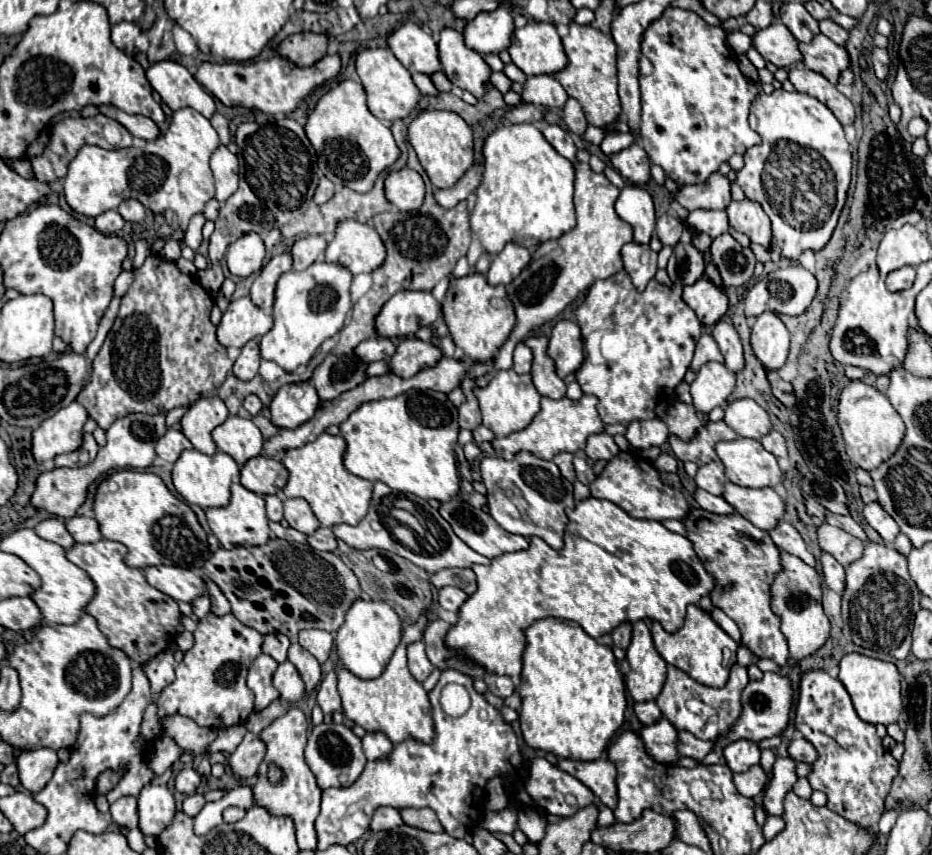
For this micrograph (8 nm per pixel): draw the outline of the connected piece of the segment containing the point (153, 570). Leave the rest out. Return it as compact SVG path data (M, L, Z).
M158 565L158 567L144 567L142 573L152 587L166 593L174 601L190 603L204 595L204 581L190 569Z

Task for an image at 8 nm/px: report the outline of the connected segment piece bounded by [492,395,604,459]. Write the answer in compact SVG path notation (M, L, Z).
M582 395L578 401L572 401L568 397L562 397L558 401L550 399L550 397L542 397L542 409L526 429L514 431L508 437L492 439L494 453L500 459L512 459L518 451L528 451L540 459L552 459L560 451L574 453L578 449L584 449L588 435L604 431L604 423L598 417L596 403L598 403L598 399L592 395Z

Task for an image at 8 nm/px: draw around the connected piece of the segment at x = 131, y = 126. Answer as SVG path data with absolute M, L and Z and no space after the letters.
M102 105L100 113L122 123L134 137L140 137L140 139L146 139L146 141L158 137L158 127L144 115L130 115L122 109L114 109L114 107L108 107L108 105Z

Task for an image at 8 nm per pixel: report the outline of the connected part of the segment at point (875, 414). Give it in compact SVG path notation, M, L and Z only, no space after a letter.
M852 381L842 391L838 403L838 425L842 429L846 455L856 467L862 467L866 471L872 471L882 461L886 461L898 449L904 437L904 423L890 405L890 401L874 387L864 385L862 381Z

